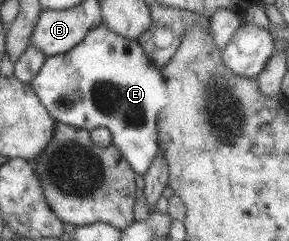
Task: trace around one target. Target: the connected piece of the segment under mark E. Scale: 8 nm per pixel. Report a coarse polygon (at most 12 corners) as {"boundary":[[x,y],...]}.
{"boundary":[[101,24],[29,84],[56,122],[108,128],[137,175],[161,151],[161,68]]}

